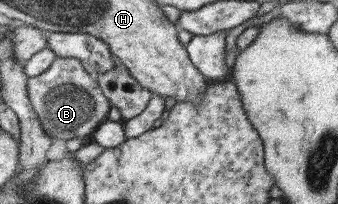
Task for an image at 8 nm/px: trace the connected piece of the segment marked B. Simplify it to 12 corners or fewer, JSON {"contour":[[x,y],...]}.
{"contour":[[56,56],[27,78],[40,121],[65,141],[87,138],[111,107],[94,75]]}

